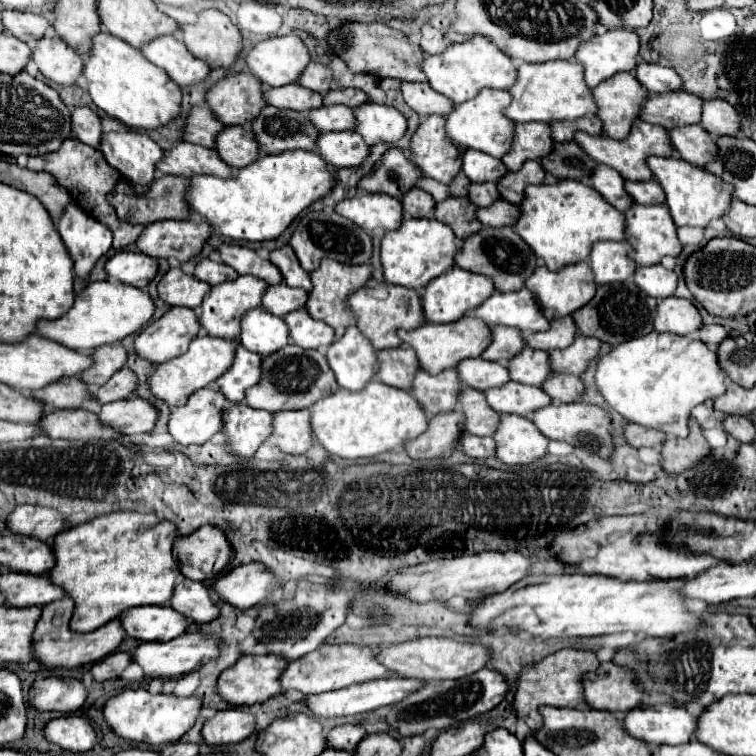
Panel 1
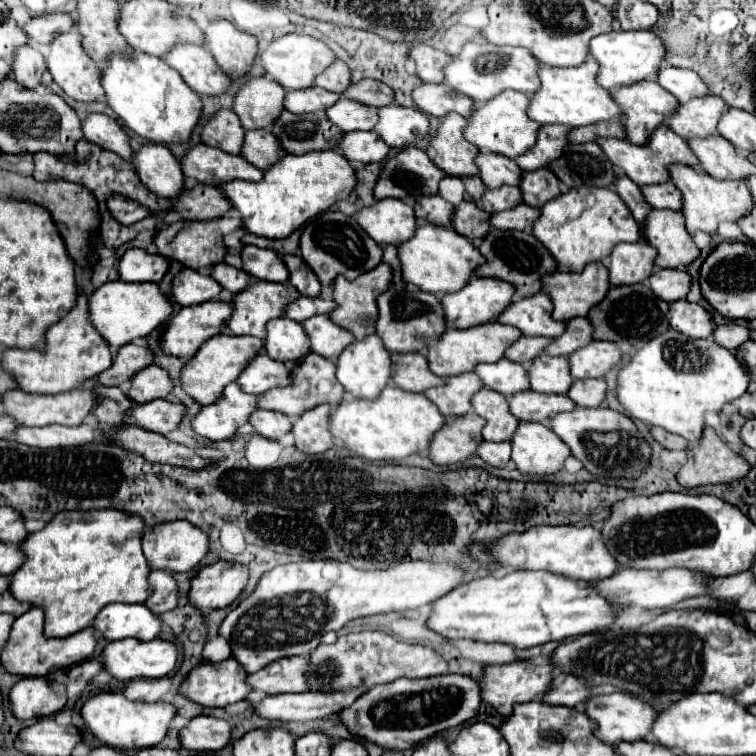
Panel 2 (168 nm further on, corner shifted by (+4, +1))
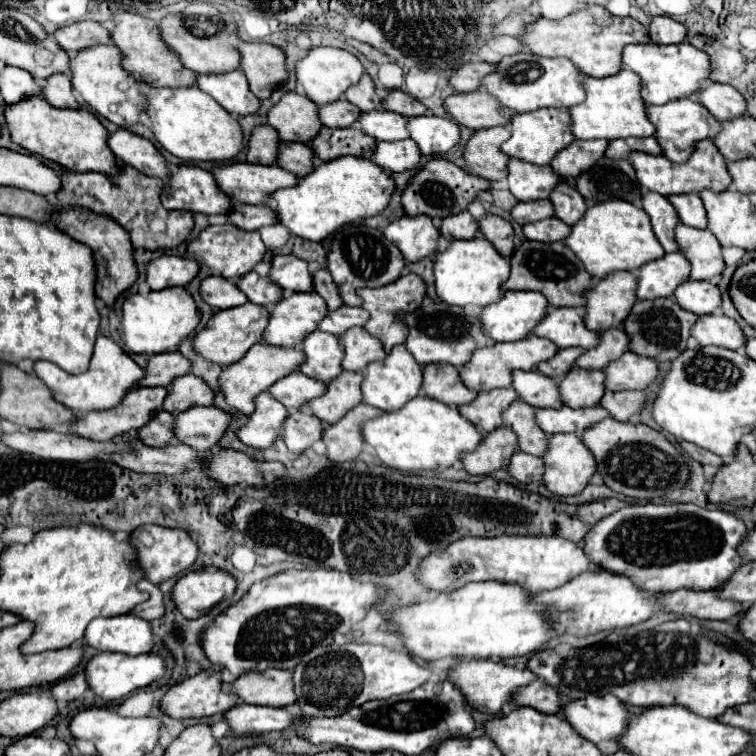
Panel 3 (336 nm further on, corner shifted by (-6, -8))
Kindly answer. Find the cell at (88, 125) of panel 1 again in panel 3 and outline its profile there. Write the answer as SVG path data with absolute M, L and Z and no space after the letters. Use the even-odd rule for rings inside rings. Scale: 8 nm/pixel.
M118 129L116 133L112 133L108 137L108 147L122 163L136 167L138 171L144 171L144 175L152 175L160 179L168 175L166 161L160 155L160 151L148 139L128 129Z

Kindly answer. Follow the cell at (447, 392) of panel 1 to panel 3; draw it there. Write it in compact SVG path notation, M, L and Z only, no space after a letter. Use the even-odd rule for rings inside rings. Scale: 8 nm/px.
M510 387L508 389L480 391L472 403L458 407L458 411L464 415L464 419L468 419L480 431L488 433L488 431L494 431L496 427L502 425L500 413L516 399L518 399L518 395Z

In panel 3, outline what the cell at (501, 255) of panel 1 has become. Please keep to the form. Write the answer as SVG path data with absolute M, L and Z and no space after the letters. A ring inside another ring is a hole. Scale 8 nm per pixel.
M524 241L518 245L510 257L510 277L504 283L504 291L518 289L518 291L538 291L546 297L548 305L554 307L580 307L584 299L580 293L586 287L592 287L594 279L584 271L582 263L576 255L562 243L538 243L538 241Z

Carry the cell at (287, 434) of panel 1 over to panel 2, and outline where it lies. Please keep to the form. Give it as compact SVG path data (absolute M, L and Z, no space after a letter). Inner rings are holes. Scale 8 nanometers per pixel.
M322 404L314 410L304 412L292 426L292 434L296 438L296 448L306 454L320 454L334 446L332 434L328 428L330 414L336 406Z

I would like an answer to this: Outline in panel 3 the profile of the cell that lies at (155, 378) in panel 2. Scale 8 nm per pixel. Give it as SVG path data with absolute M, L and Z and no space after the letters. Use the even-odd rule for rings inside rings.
M192 373L178 377L166 389L168 395L162 403L162 409L172 415L178 415L194 405L212 405L214 399L214 391L200 377Z

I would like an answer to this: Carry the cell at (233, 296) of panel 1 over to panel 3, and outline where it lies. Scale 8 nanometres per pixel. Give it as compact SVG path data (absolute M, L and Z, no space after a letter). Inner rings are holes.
M314 291L284 295L270 309L270 323L262 333L264 343L280 347L298 347L304 335L312 333L328 313L326 303Z

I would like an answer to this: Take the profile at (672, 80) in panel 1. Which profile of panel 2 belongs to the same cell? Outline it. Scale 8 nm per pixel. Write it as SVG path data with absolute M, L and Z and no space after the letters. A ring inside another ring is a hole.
M674 66L660 68L656 82L662 84L664 90L674 94L680 104L710 94L706 82L694 70L686 68L674 68Z

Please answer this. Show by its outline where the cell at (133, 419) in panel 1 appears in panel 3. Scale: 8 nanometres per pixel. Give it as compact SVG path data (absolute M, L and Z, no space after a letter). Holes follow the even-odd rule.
M190 407L174 419L174 435L180 443L206 453L216 447L218 439L230 425L230 415L216 407Z

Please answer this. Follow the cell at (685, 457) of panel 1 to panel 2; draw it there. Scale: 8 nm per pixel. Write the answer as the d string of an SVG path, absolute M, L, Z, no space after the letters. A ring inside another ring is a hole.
M706 428L700 446L688 450L688 462L678 470L678 482L684 488L706 484L728 484L750 472L744 456L732 452L714 428Z

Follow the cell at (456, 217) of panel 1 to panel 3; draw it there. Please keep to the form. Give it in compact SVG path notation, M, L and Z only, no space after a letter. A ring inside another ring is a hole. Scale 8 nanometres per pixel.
M486 215L486 217L478 219L478 233L480 233L480 237L488 239L500 255L512 255L514 229L502 217Z

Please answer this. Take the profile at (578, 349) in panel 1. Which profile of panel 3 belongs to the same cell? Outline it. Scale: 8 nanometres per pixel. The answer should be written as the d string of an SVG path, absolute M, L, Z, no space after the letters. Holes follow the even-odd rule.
M624 353L620 359L608 363L602 369L606 375L606 391L624 391L624 389L646 389L650 381L656 379L658 367L650 357L640 357L634 353Z

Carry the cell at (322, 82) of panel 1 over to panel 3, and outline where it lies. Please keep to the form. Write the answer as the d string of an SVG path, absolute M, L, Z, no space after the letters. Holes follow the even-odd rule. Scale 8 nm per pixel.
M362 75L360 83L348 87L348 91L344 93L344 97L354 103L360 111L372 111L372 109L380 109L380 97L374 91L374 83L370 79L370 75Z

